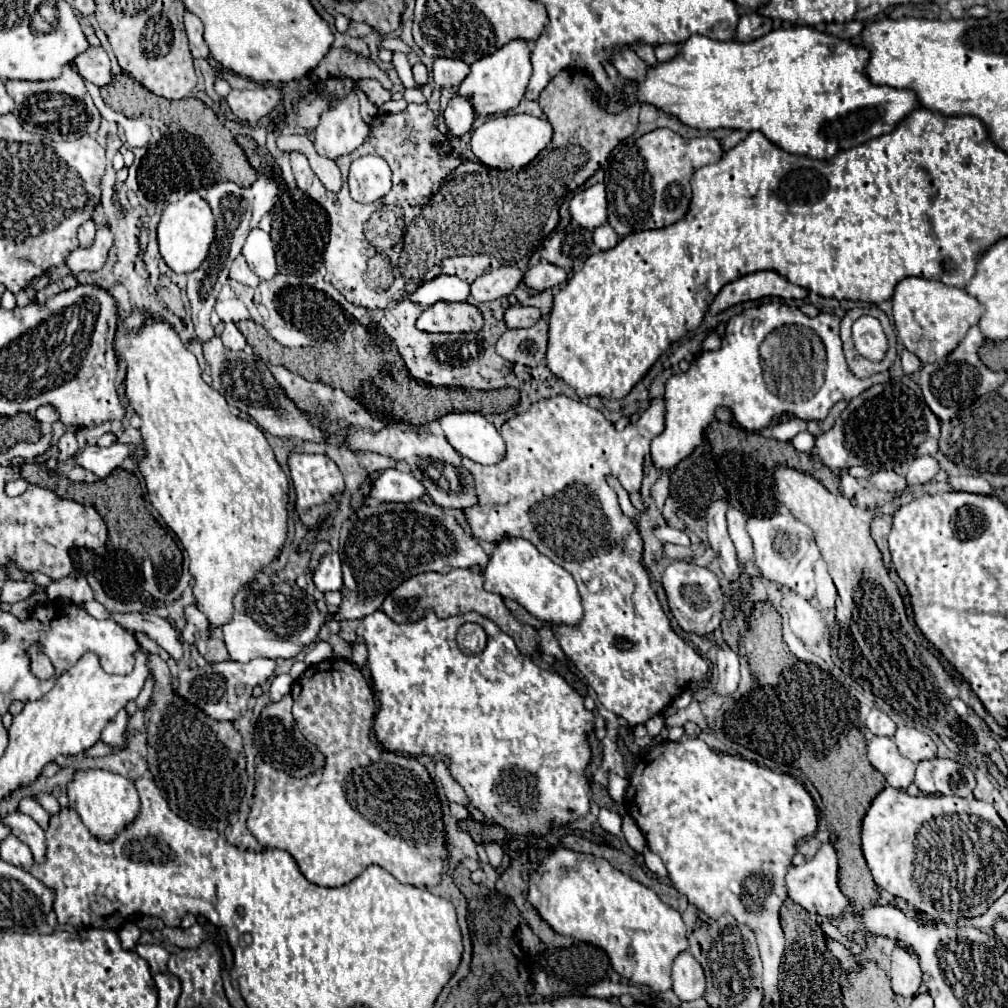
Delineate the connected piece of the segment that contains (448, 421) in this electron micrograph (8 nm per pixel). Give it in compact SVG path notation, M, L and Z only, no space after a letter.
M448 412L438 418L450 446L478 462L496 464L504 458L504 440L490 420L478 412Z

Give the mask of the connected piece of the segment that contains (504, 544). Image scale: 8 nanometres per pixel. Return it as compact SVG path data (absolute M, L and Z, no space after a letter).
M504 538L496 542L490 554L488 566L484 568L484 588L512 598L522 604L534 618L550 624L578 624L582 620L582 604L574 578L550 558L540 554L530 540Z

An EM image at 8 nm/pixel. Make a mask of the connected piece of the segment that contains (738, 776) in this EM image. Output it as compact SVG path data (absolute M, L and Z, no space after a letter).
M688 738L686 742L662 742L650 748L630 778L624 804L644 834L648 848L662 858L668 878L676 890L690 900L690 904L708 918L732 914L738 924L746 924L756 934L764 964L763 1004L777 1004L780 995L776 984L786 944L780 924L780 908L788 898L786 872L792 866L798 842L816 832L818 814L812 796L788 774L762 768L742 756L714 752L704 740Z

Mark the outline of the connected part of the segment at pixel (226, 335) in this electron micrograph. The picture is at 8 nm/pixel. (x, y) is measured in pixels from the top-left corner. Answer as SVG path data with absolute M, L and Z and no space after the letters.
M230 322L230 324L226 324L226 328L224 328L224 332L222 332L222 342L224 342L224 346L226 348L230 348L230 350L244 350L246 348L246 340L244 340L244 336L242 336L242 332Z

